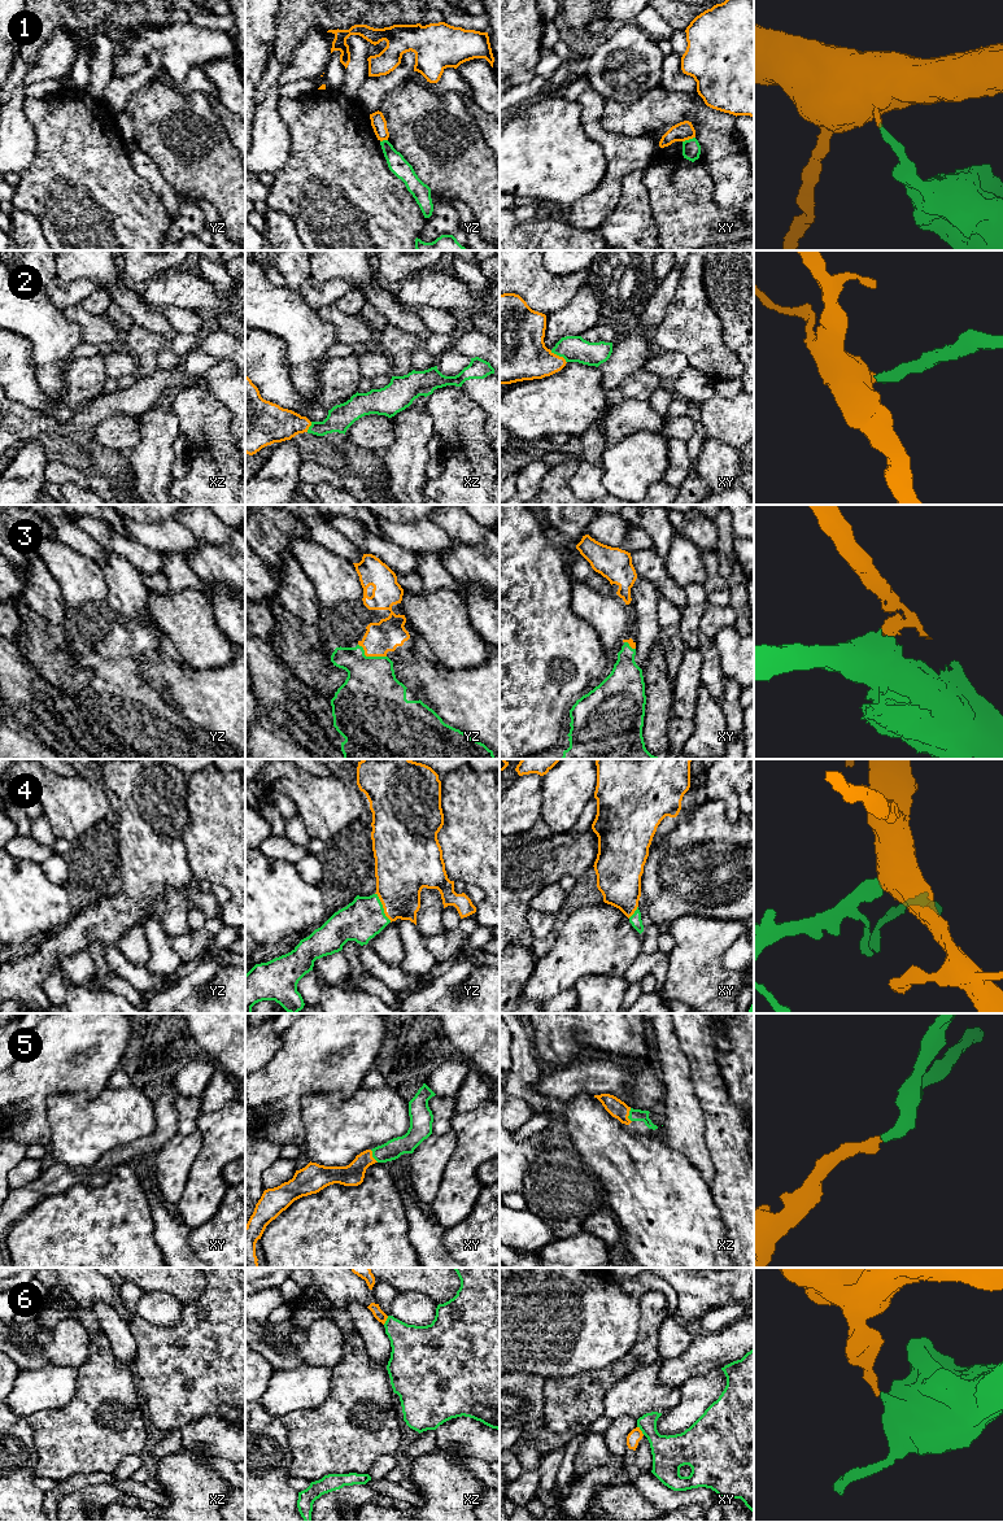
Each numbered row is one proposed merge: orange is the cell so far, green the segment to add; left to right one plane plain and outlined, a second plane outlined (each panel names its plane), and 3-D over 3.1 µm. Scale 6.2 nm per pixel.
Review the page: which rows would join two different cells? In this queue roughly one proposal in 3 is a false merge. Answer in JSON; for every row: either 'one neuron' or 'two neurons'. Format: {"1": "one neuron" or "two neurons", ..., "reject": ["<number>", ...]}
{"1": "two neurons", "2": "one neuron", "3": "one neuron", "4": "one neuron", "5": "one neuron", "6": "two neurons", "reject": ["1", "6"]}

